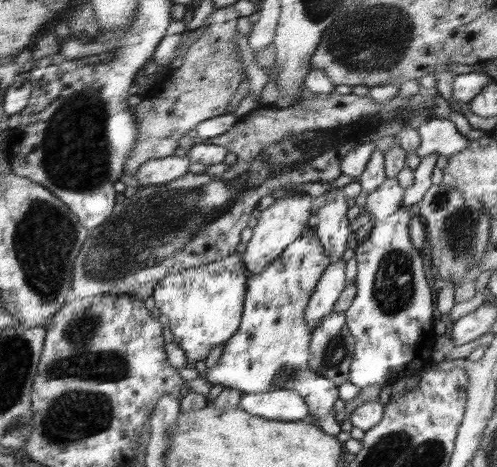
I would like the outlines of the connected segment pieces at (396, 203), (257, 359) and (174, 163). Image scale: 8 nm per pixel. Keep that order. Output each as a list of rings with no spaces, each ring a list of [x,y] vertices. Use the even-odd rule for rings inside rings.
[[[387,178],[374,192],[368,193],[364,209],[368,209],[374,221],[382,221],[403,206],[405,189],[398,179]]]
[[[308,230],[294,241],[268,268],[247,280],[246,302],[243,307],[239,333],[224,345],[218,362],[207,368],[206,379],[210,384],[235,388],[244,394],[260,394],[277,388],[295,390],[308,403],[310,416],[319,420],[316,426],[336,436],[341,424],[332,411],[338,400],[338,385],[319,372],[309,368],[310,335],[313,330],[304,318],[320,278],[330,265],[330,255],[314,230]]]
[[[172,155],[166,158],[152,158],[141,166],[136,173],[136,178],[142,187],[166,184],[188,174],[188,166],[191,163],[188,156]]]

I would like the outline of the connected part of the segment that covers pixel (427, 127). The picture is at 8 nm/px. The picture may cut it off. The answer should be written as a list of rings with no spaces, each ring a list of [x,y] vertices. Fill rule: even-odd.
[[[434,117],[421,124],[416,130],[421,138],[416,154],[420,158],[432,154],[442,154],[442,156],[454,156],[469,145],[469,138],[464,136],[455,127],[451,120]]]

